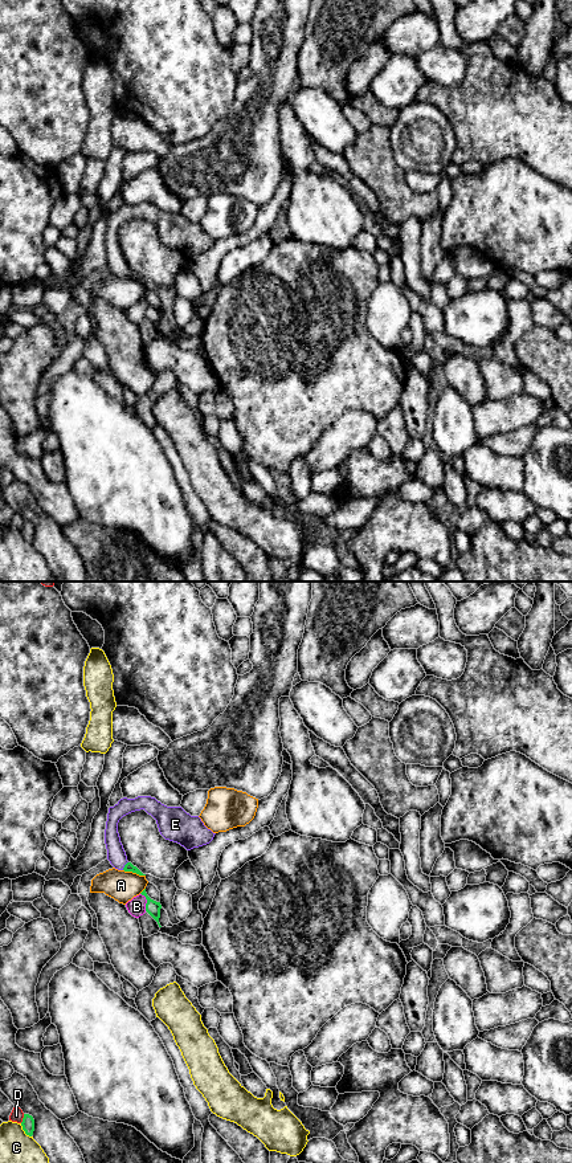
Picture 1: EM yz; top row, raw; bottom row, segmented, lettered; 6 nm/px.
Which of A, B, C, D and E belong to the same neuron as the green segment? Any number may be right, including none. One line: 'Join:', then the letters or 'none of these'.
Join: E

